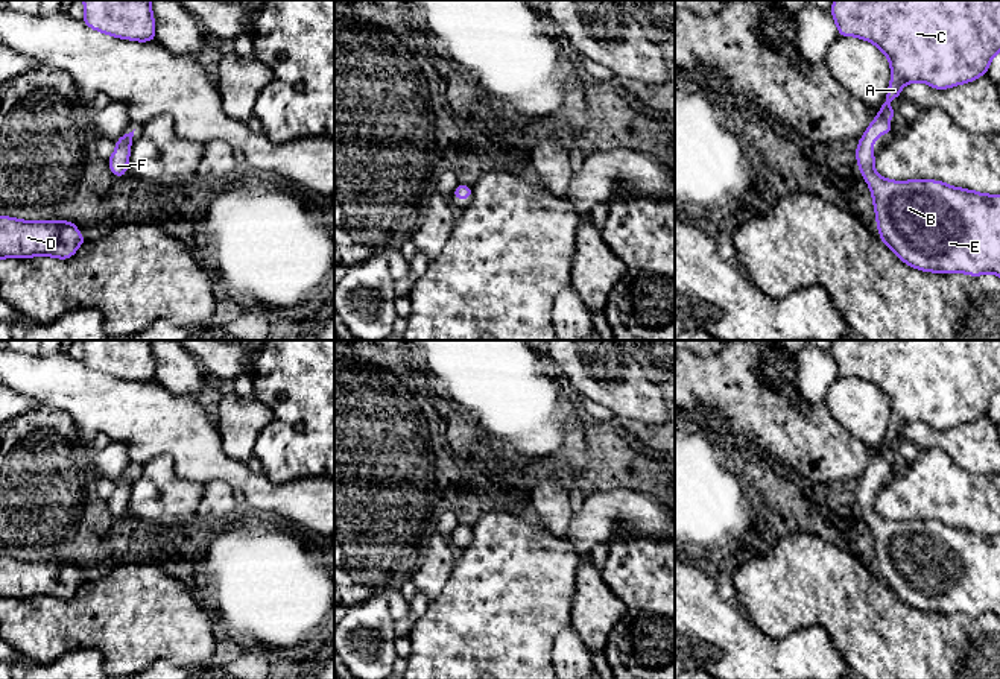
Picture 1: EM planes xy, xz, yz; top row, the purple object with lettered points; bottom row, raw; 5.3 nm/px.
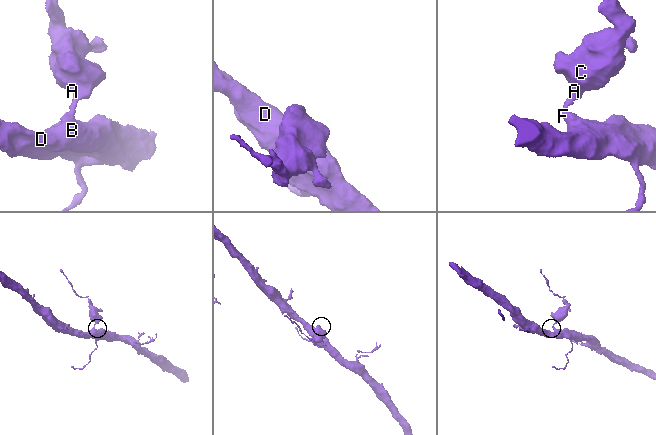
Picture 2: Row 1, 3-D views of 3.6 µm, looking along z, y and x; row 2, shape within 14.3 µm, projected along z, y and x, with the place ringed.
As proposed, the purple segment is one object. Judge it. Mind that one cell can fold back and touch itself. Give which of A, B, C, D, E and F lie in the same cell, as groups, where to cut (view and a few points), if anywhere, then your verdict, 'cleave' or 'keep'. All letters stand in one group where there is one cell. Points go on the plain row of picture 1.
groups A B C D E F; cut none; keep

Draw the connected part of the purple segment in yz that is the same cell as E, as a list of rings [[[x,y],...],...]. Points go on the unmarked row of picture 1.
[[[834,340],[830,354],[834,358],[839,377],[850,375],[872,383],[888,396],[892,412],[886,439],[856,489],[859,510],[871,529],[880,580],[903,603],[918,611],[962,612],[970,617],[994,614],[1000,617],[1000,535],[959,529],[938,520],[891,521],[874,510],[875,494],[872,492],[877,477],[895,471],[886,457],[898,459],[898,454],[888,442],[901,437],[901,428],[906,424],[924,422],[935,430],[947,430],[970,424],[988,413],[991,400],[1000,392],[1000,340]]]

